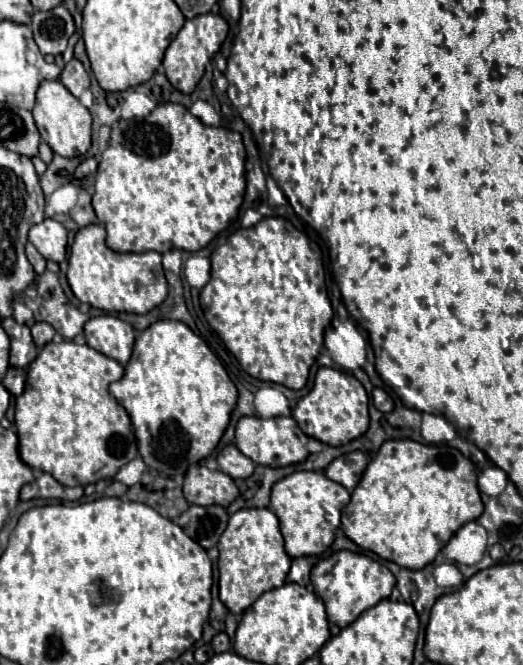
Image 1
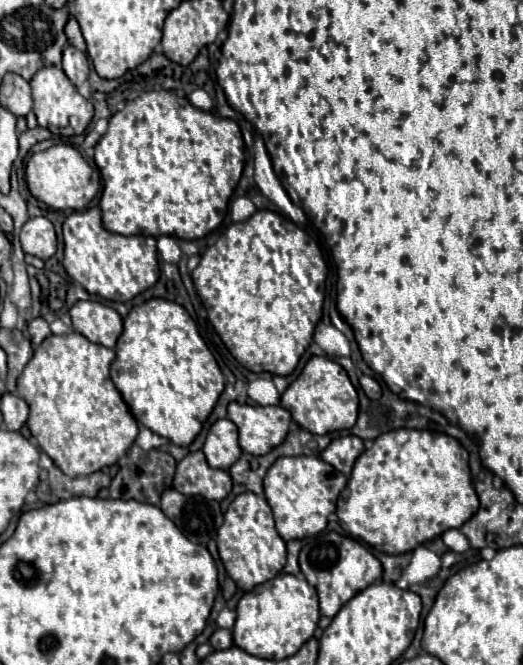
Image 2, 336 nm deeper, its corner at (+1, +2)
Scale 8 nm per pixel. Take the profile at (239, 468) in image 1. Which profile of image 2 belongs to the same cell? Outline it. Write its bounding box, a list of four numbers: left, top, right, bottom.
[202,418,242,470]

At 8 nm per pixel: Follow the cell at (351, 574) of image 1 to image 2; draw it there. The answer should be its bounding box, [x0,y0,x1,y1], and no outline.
[300,532,382,618]

